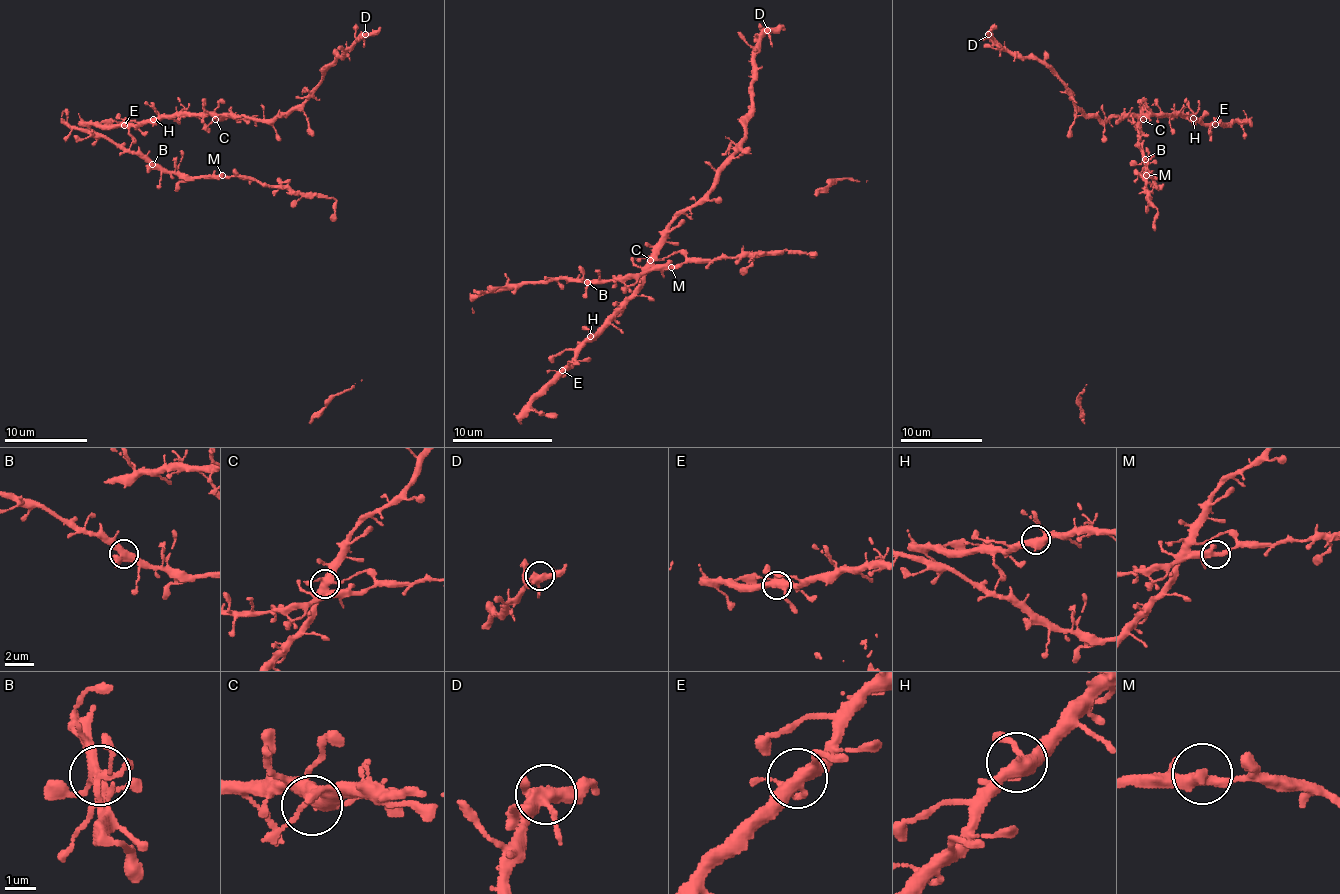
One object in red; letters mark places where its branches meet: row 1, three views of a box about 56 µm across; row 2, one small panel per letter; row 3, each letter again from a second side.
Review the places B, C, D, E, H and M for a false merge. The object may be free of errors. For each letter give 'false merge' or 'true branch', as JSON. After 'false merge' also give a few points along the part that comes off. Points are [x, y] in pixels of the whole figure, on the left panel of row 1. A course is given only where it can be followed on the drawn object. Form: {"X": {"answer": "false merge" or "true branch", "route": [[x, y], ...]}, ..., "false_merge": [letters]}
{"B": {"answer": "true branch"}, "C": {"answer": "true branch"}, "D": {"answer": "true branch"}, "E": {"answer": "true branch"}, "H": {"answer": "true branch"}, "M": {"answer": "true branch"}, "false_merge": []}

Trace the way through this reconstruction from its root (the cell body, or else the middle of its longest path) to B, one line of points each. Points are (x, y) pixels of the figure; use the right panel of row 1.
B: (1144, 177), (1141, 176), (1146, 174), (1145, 159)

